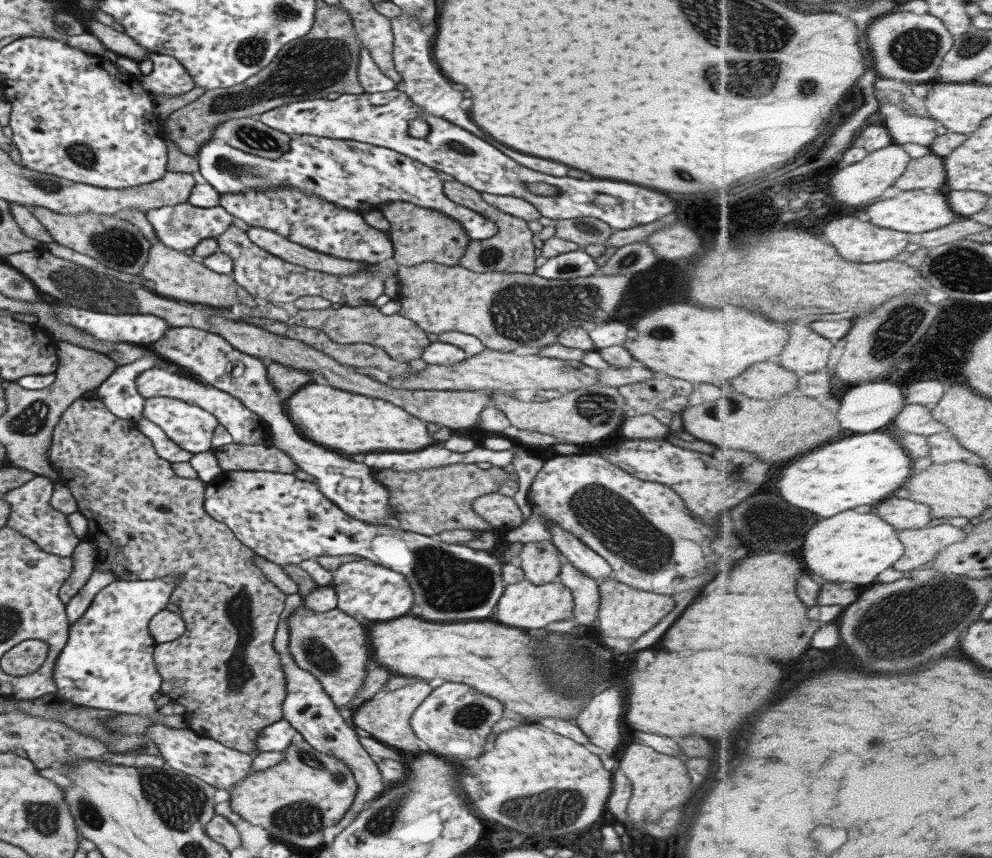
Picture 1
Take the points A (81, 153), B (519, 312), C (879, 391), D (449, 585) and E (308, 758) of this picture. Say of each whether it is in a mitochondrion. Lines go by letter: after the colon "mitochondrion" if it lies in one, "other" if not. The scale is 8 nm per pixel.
A: mitochondrion
B: mitochondrion
C: other
D: mitochondrion
E: mitochondrion

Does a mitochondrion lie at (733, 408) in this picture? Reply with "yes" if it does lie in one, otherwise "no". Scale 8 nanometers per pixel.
yes

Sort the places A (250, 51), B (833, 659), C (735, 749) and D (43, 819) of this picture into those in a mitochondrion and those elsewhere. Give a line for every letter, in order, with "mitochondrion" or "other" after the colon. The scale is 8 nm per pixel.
A: mitochondrion
B: other
C: other
D: mitochondrion

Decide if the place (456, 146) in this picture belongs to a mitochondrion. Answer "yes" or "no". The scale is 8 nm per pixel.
yes

